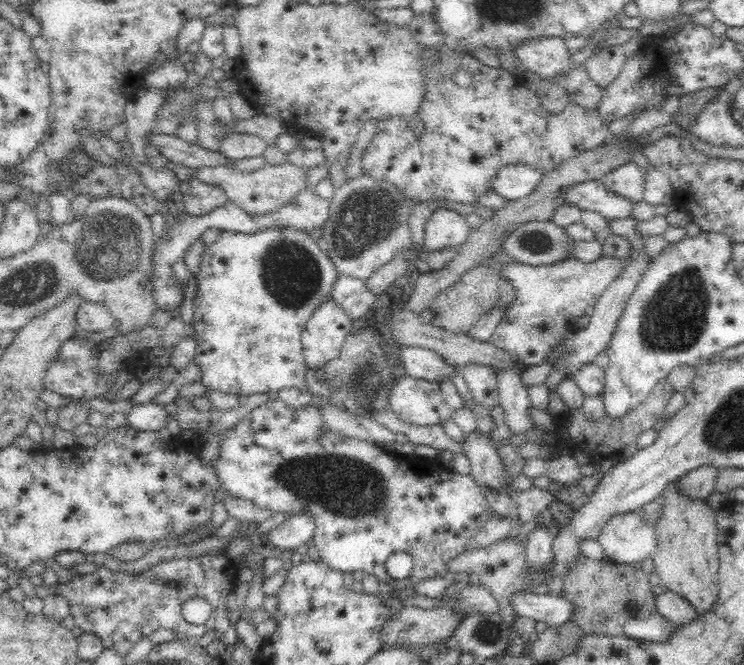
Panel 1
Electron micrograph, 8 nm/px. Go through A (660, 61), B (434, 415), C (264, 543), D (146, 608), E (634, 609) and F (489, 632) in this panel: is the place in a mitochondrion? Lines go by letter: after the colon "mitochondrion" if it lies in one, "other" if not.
A: other
B: other
C: other
D: mitochondrion
E: mitochondrion
F: mitochondrion

